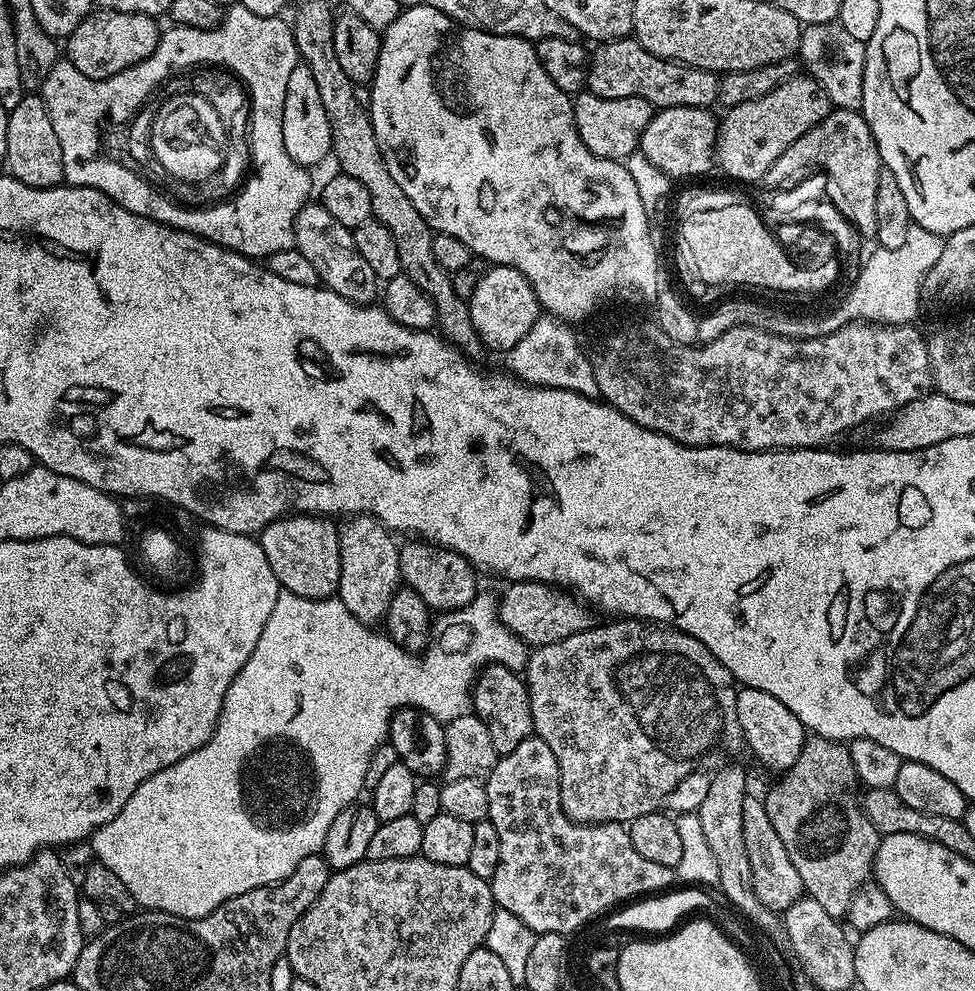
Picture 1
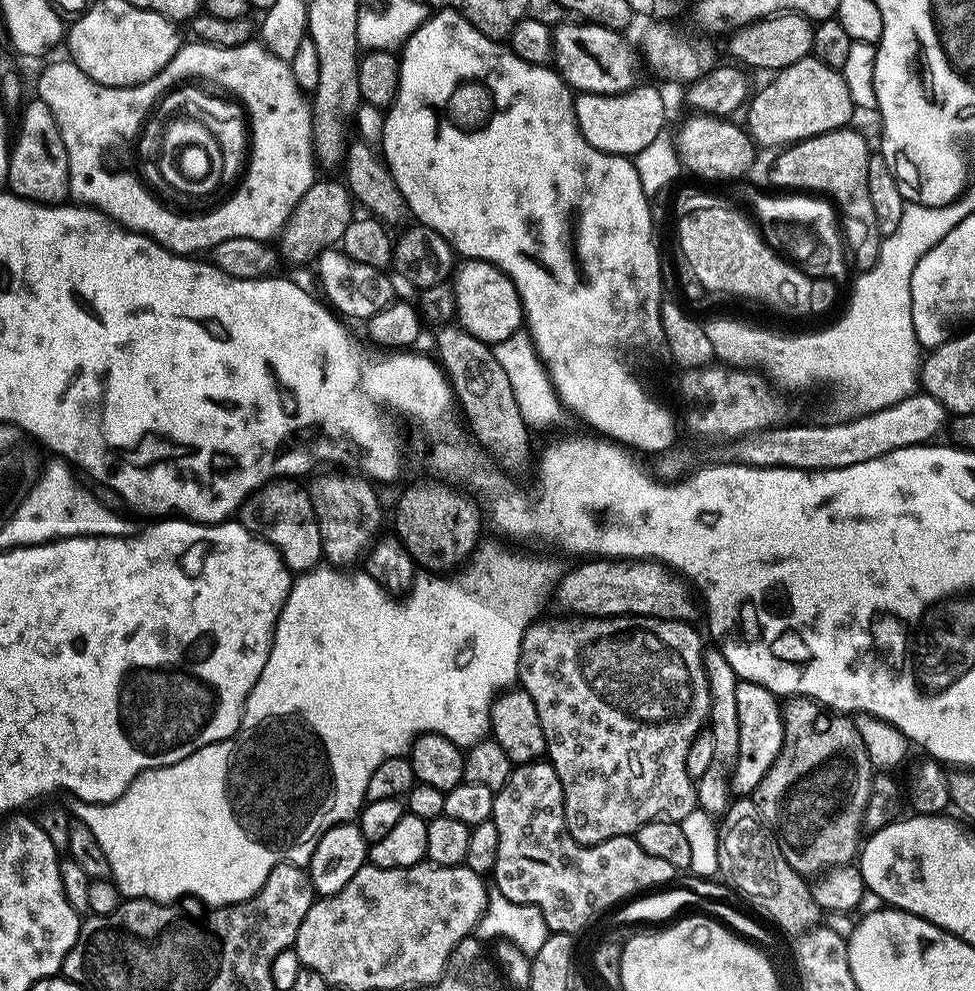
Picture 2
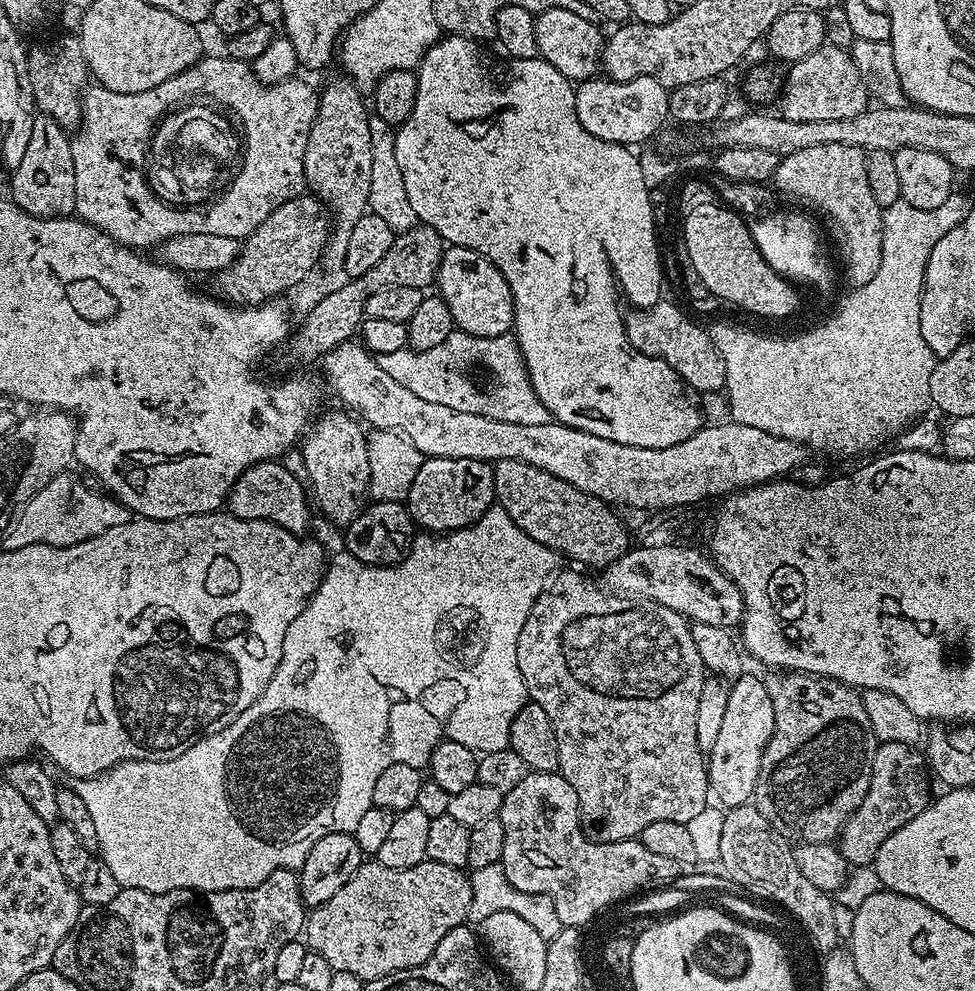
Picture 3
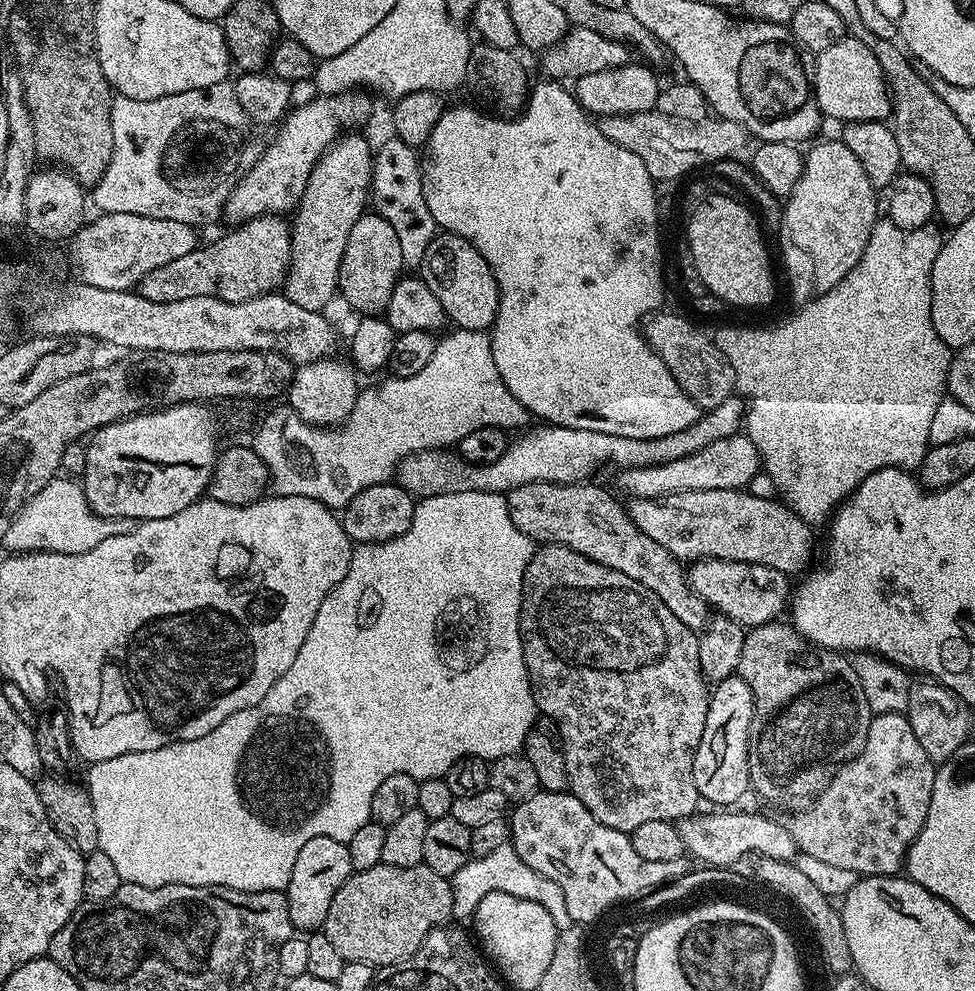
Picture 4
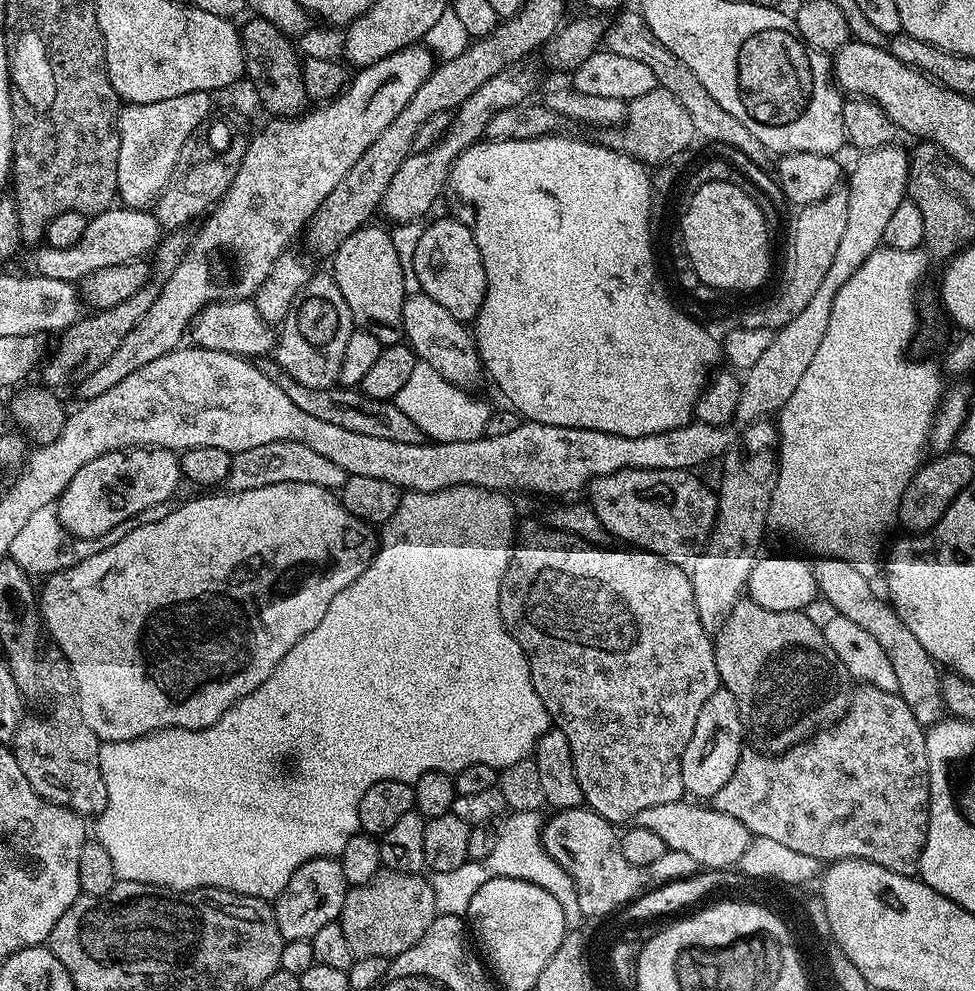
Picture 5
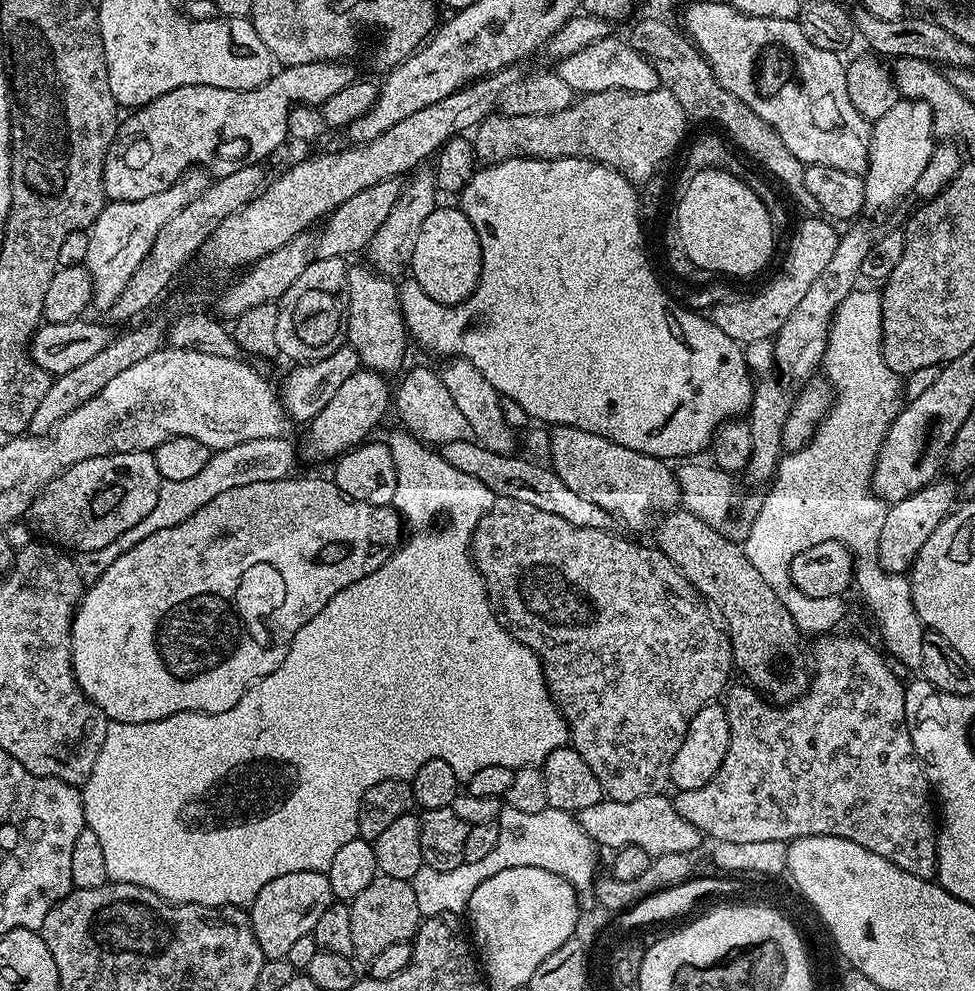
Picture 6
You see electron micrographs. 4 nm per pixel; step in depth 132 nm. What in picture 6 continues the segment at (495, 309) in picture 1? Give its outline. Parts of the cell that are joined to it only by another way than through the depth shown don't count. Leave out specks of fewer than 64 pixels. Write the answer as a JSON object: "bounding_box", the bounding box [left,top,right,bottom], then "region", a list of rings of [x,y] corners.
{"bounding_box":[410,206,482,304],"region":[[[438,206],[435,208],[430,214],[430,218],[426,218],[426,222],[422,222],[422,230],[419,232],[418,242],[414,246],[414,258],[410,269],[411,279],[416,280],[418,286],[422,286],[425,294],[434,298],[434,302],[461,304],[466,298],[470,298],[470,294],[478,286],[481,270],[482,250],[480,249],[480,239],[470,222],[470,218],[466,218],[466,214],[459,206],[452,206],[452,208]]]}

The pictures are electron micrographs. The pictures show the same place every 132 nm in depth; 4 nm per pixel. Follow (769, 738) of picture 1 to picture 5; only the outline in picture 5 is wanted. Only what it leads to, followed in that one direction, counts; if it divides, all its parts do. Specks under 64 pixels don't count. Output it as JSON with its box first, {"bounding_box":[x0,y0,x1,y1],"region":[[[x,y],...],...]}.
{"bounding_box":[680,687,746,798],"region":[[[718,687],[714,694],[710,694],[710,698],[706,698],[702,711],[698,713],[694,734],[690,734],[690,742],[686,742],[686,750],[680,759],[685,793],[692,798],[711,798],[718,794],[718,790],[730,782],[745,747],[746,733],[740,721],[738,702],[734,702],[734,694],[730,694],[730,690]]]}

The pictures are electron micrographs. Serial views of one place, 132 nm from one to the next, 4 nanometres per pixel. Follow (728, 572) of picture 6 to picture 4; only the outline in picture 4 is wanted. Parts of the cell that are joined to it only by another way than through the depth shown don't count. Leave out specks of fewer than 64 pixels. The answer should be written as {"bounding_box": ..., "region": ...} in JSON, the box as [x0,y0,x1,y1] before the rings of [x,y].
{"bounding_box":[738,622,874,809],"region":[[[784,622],[763,624],[745,635],[738,675],[750,686],[756,707],[748,739],[751,791],[772,804],[795,809],[819,796],[840,765],[863,752],[874,714],[870,702],[866,702],[866,690],[862,690],[862,682],[845,653],[817,648],[791,623],[780,623]]]}

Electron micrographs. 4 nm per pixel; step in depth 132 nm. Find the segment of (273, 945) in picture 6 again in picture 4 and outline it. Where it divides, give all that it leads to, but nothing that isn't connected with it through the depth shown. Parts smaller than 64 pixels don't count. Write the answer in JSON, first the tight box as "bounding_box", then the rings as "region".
{"bounding_box":[286,836,353,934],"region":[[[325,836],[310,838],[310,842],[302,846],[298,859],[294,862],[294,874],[290,874],[290,882],[286,889],[293,929],[304,934],[323,929],[330,902],[334,902],[334,894],[338,894],[338,890],[348,881],[353,871],[350,850],[345,841]]]}

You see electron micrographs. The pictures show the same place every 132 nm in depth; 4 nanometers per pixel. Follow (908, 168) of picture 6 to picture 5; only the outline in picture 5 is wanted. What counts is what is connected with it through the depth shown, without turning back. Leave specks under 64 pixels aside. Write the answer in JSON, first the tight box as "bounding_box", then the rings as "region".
{"bounding_box":[735,143,909,426],"region":[[[895,143],[882,148],[869,148],[864,156],[852,168],[852,185],[846,188],[848,193],[848,213],[846,214],[846,231],[842,233],[842,243],[838,246],[838,254],[834,254],[834,262],[830,262],[830,270],[826,270],[826,278],[822,278],[822,286],[810,298],[810,303],[794,322],[779,329],[773,335],[770,346],[762,350],[762,358],[754,362],[742,376],[740,381],[740,401],[736,407],[735,423],[747,426],[756,421],[763,421],[773,414],[779,413],[785,402],[798,390],[798,382],[802,382],[802,374],[806,374],[806,366],[814,358],[818,345],[822,343],[822,334],[826,334],[826,326],[830,326],[830,310],[838,290],[870,258],[870,254],[881,247],[886,226],[892,223],[894,210],[906,199],[908,191],[909,153],[896,148]]]}

